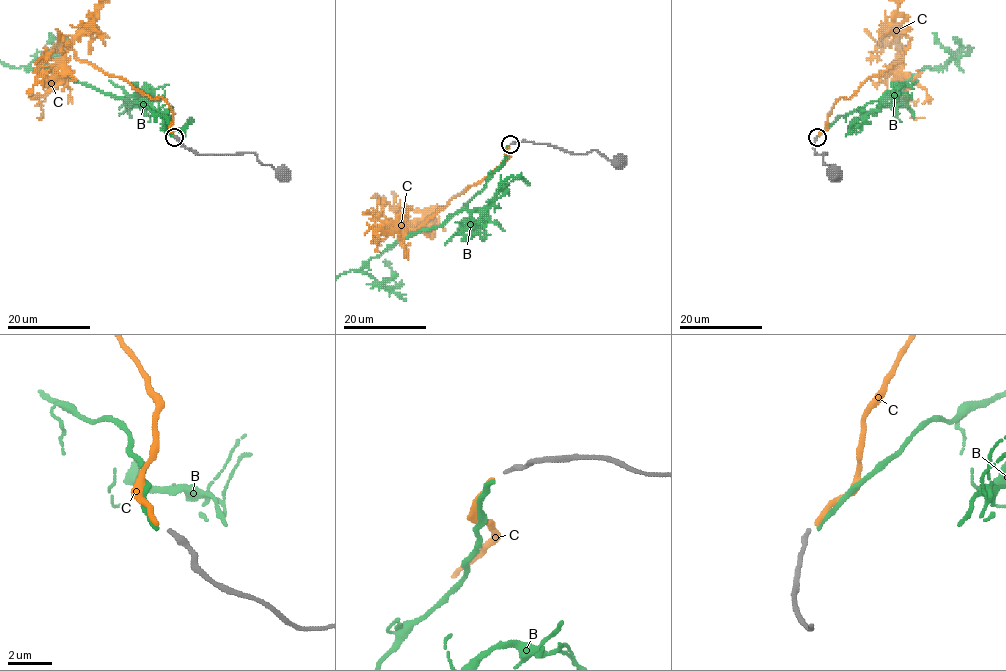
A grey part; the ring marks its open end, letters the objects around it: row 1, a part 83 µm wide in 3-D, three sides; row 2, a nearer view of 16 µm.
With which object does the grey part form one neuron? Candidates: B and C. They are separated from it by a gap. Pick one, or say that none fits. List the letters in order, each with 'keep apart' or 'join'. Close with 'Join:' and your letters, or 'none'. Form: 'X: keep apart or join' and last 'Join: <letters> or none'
B: keep apart
C: keep apart
Join: none

